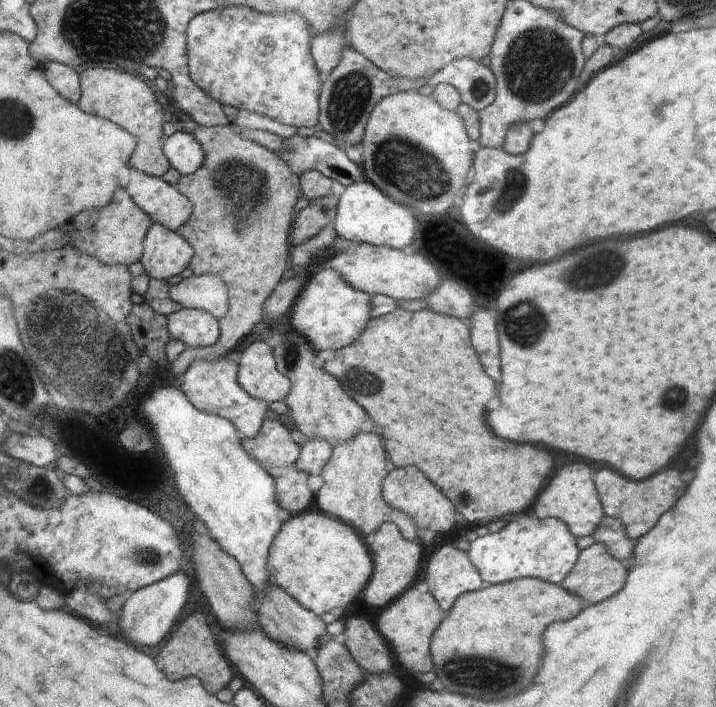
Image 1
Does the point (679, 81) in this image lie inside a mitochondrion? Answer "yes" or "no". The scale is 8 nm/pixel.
no

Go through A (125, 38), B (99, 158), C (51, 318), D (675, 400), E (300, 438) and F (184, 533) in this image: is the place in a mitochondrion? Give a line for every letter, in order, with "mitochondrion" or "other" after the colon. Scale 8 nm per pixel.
A: mitochondrion
B: other
C: mitochondrion
D: mitochondrion
E: other
F: other

